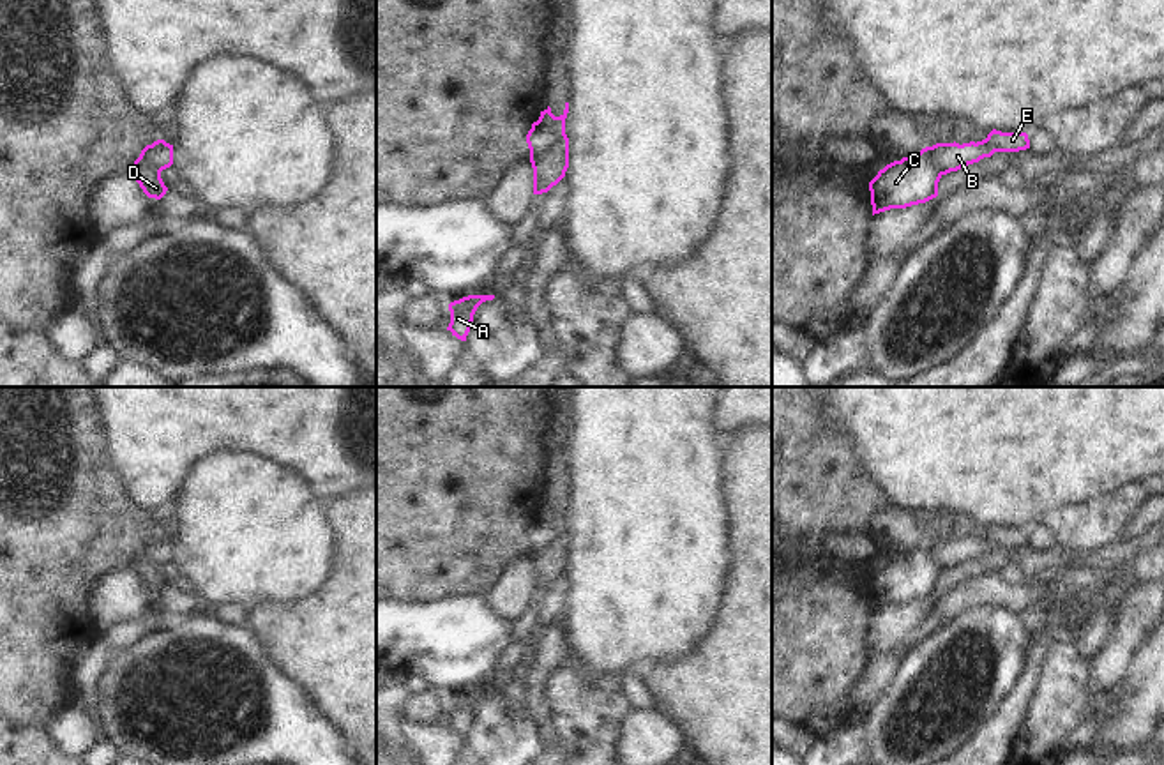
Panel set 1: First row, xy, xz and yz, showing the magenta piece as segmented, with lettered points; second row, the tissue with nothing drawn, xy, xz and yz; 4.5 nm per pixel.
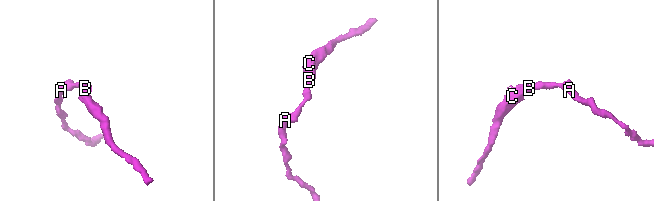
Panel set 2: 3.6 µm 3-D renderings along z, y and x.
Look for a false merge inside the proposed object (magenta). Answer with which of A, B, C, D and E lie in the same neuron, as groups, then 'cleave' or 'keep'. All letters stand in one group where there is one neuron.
A B E / C D; cleave

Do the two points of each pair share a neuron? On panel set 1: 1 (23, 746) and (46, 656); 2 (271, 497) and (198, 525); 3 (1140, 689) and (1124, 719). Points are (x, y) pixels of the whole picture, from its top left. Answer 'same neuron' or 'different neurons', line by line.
1: different neurons
2: same neuron
3: same neuron

